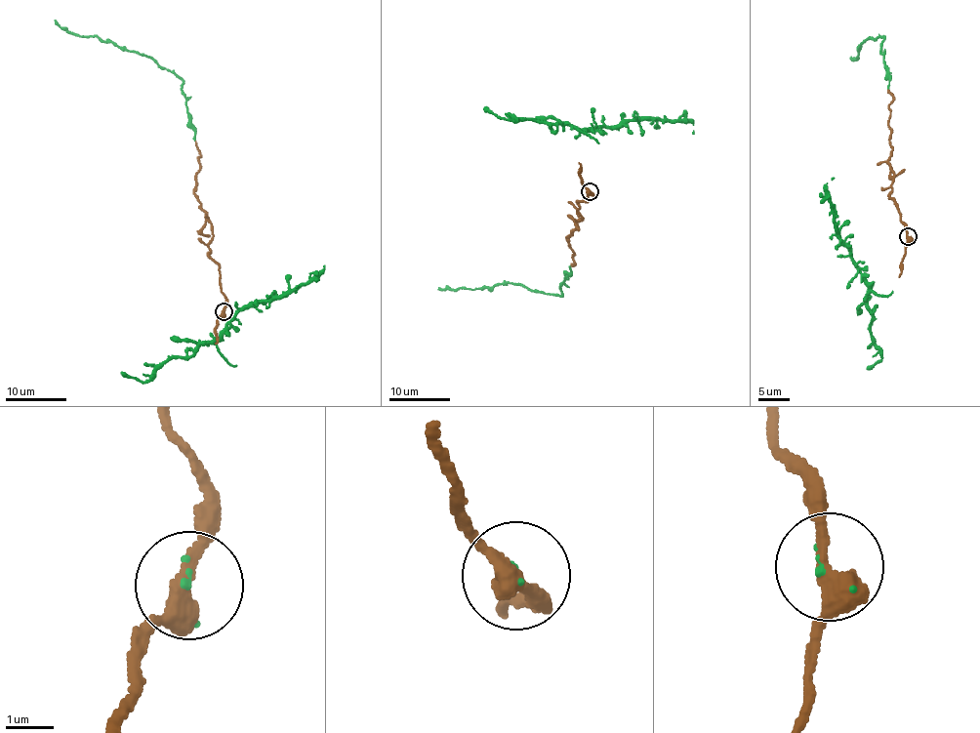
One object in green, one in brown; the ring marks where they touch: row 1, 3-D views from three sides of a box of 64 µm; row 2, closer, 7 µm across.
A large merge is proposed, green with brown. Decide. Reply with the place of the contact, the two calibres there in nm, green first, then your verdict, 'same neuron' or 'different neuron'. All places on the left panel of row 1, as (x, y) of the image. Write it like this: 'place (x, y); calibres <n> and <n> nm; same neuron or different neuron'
place (224, 311); calibres 50 and 400 nm; same neuron

